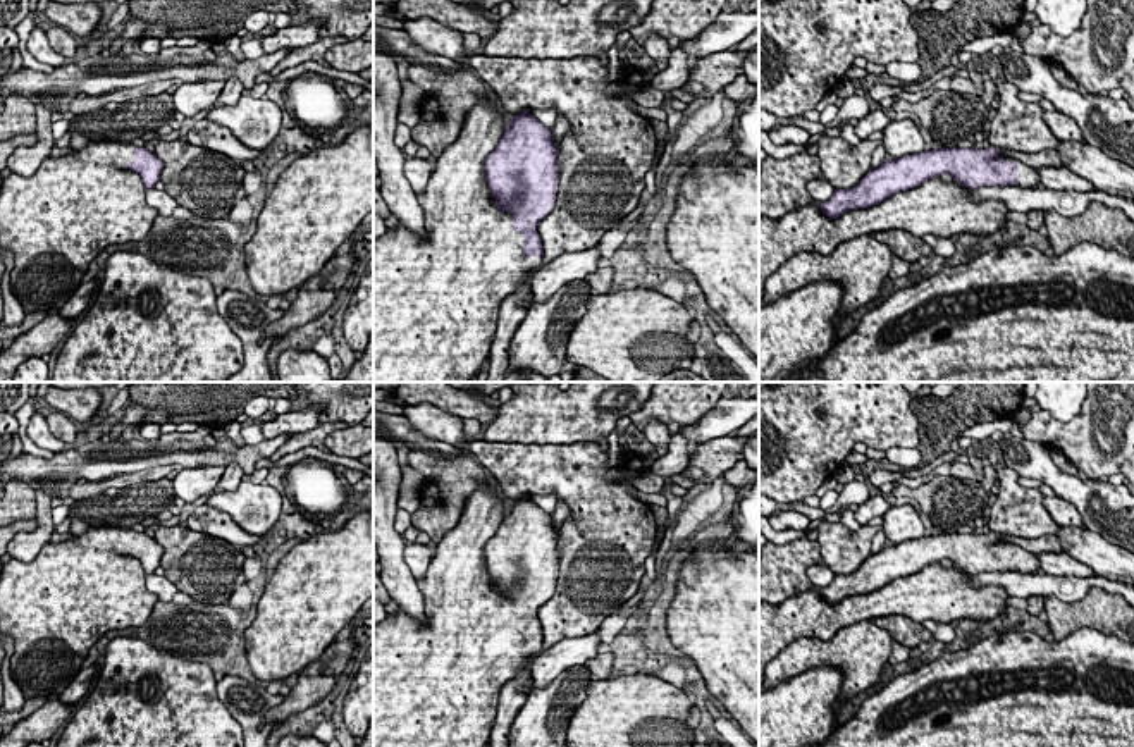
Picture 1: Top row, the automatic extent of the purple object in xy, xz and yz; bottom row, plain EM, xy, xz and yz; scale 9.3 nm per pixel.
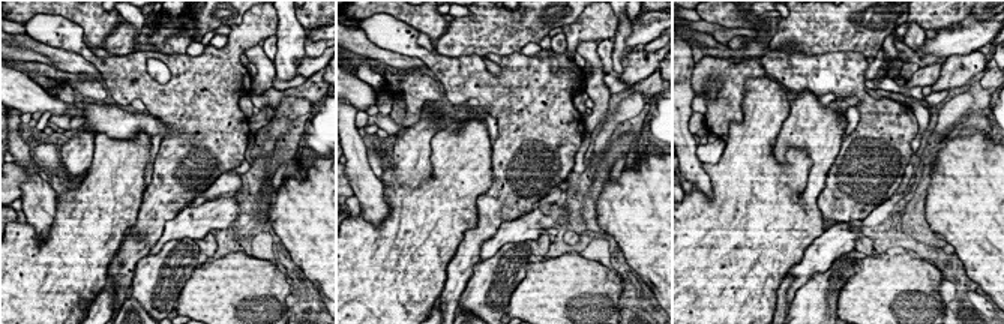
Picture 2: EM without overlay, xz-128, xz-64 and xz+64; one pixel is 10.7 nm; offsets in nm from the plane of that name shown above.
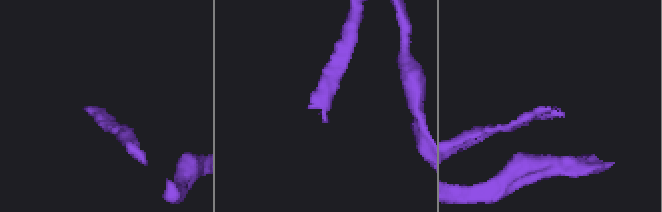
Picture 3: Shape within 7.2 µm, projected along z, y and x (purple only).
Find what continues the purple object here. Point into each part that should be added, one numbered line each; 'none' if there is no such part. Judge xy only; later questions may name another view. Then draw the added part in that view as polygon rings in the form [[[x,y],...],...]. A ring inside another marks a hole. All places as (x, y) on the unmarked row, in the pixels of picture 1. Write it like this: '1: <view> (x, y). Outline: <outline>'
1: xy (55, 608). Outline: [[[93,527],[64,542],[45,544],[31,563],[12,558],[2,565],[0,632],[14,639],[10,675],[22,694],[46,701],[60,695],[77,676],[89,649],[103,633],[146,623],[158,596],[146,589],[141,561],[127,553],[136,542],[134,532],[133,528]]]

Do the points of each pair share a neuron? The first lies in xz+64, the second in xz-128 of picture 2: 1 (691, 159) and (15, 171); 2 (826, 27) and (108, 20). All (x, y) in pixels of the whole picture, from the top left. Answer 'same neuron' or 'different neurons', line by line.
1: different neurons
2: different neurons

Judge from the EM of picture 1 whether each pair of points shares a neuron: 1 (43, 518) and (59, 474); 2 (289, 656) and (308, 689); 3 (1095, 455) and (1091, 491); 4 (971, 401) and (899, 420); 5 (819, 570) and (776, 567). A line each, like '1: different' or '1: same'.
1: different
2: different
3: different
4: different
5: different

